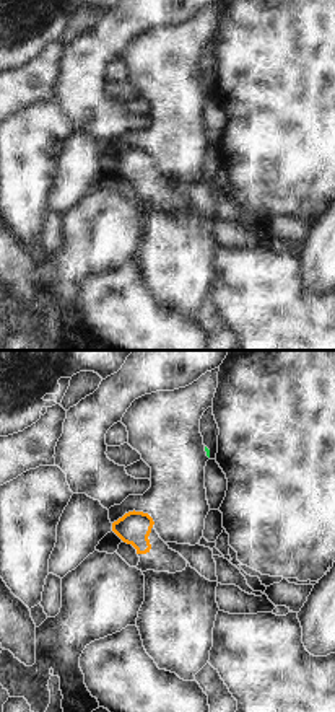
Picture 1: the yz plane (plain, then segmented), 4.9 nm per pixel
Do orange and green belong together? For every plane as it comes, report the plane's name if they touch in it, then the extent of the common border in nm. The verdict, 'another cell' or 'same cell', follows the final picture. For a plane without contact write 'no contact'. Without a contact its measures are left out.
no contact

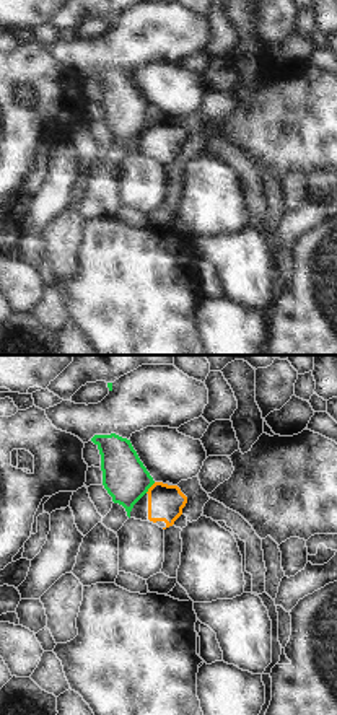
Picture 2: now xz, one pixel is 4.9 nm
contact in xz; length 80 nm

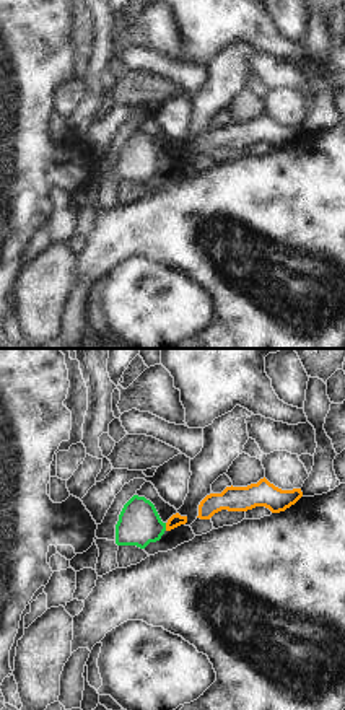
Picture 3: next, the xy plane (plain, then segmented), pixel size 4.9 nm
contact in xy; length 40 nm

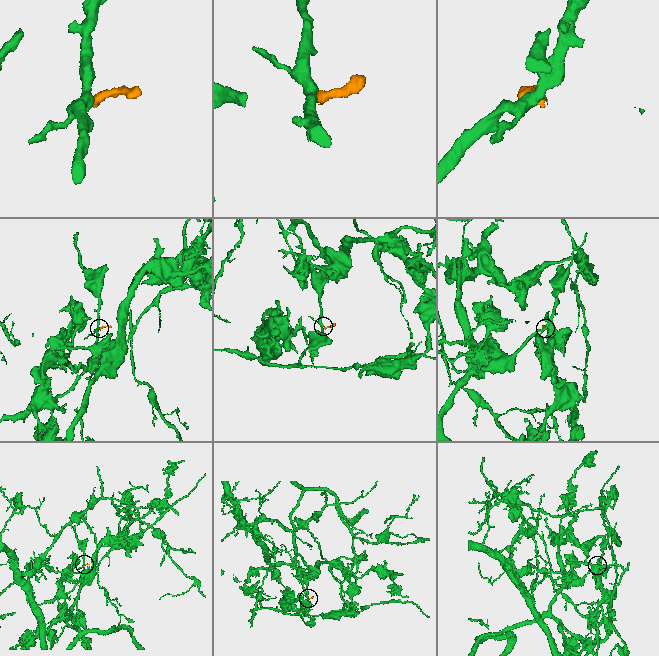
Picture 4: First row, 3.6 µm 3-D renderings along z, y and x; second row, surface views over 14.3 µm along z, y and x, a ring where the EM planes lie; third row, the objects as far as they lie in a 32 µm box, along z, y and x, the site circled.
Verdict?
another cell

